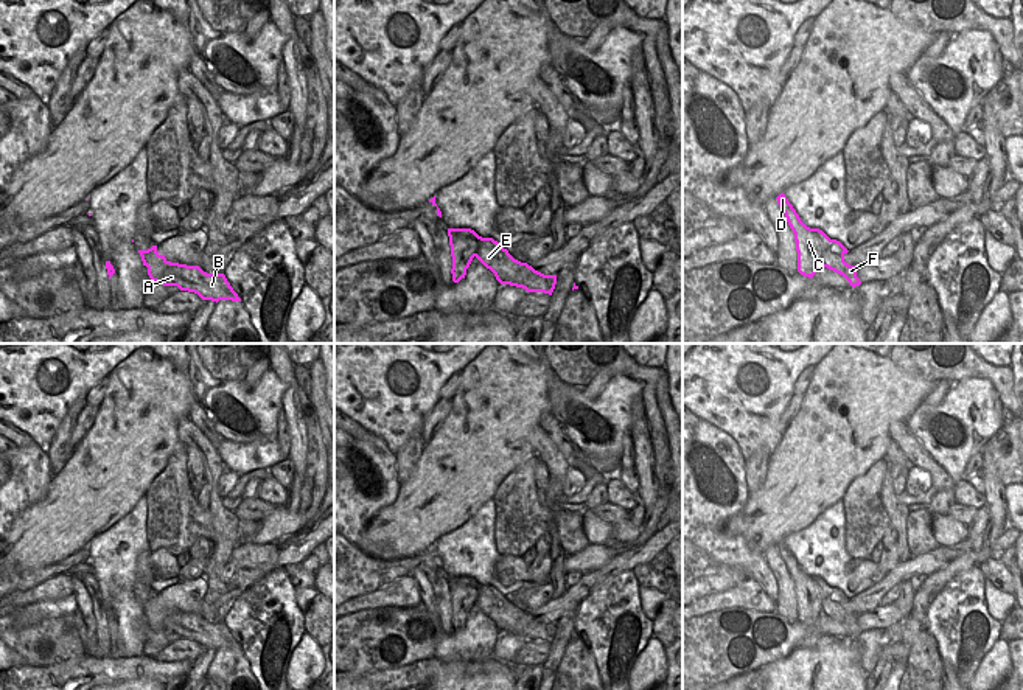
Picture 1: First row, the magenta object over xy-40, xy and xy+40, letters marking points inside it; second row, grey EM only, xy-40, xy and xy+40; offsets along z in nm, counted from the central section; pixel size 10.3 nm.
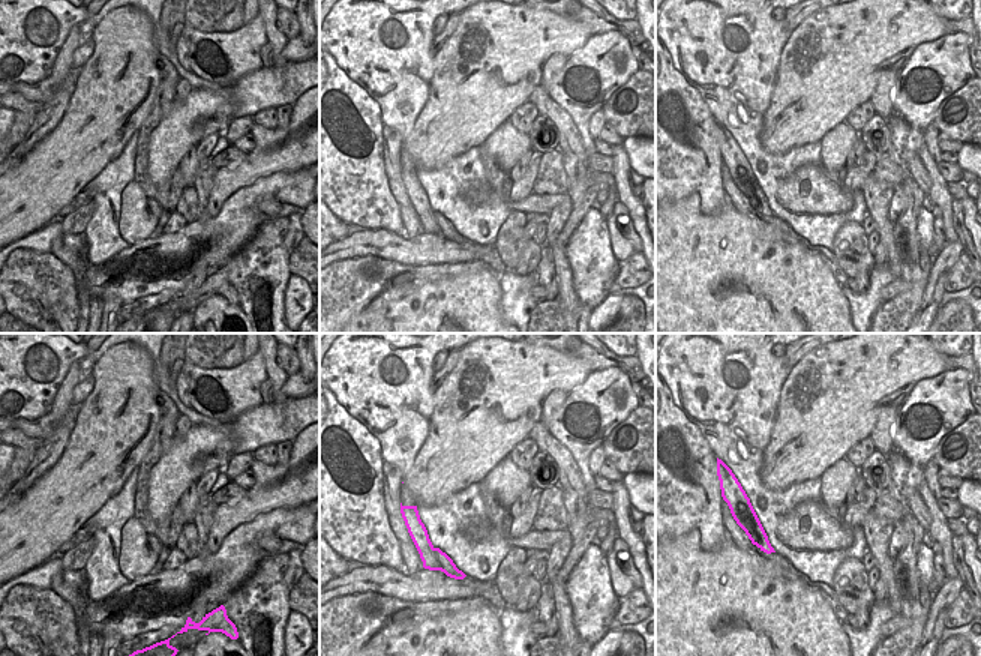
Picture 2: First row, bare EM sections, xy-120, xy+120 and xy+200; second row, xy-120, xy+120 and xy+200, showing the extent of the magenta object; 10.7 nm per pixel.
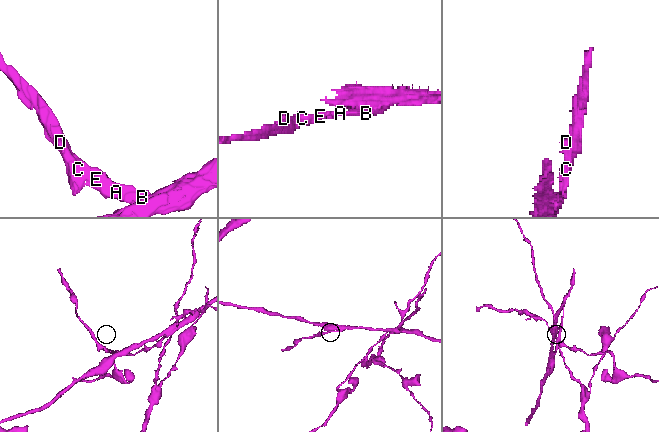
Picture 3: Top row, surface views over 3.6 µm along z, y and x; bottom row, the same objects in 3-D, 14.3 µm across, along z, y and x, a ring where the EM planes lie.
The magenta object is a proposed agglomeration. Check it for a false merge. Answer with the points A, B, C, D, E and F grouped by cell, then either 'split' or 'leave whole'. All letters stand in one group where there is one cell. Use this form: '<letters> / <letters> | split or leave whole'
A B E F / C D | split

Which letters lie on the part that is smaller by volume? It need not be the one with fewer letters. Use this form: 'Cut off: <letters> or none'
Cut off: C, D

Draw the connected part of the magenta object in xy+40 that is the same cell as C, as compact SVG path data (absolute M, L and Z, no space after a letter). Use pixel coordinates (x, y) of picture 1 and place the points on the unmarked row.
M784 541L776 547L794 581L798 620L804 625L813 626L813 623L822 615L822 597L818 583L822 578L807 575Z

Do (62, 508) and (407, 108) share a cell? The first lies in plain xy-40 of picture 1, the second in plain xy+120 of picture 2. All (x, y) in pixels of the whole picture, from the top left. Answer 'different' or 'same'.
different

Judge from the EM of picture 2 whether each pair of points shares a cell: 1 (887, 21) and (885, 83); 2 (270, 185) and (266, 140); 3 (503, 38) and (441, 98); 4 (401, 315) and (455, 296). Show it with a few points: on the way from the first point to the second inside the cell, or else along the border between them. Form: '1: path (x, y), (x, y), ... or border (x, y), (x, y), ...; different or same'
1: border (897, 71), (884, 69), (869, 99); different
2: border (303, 167), (261, 176), (237, 191); different
3: path (491, 56), (459, 90); same
4: path (414, 315), (435, 315), (441, 309); same

